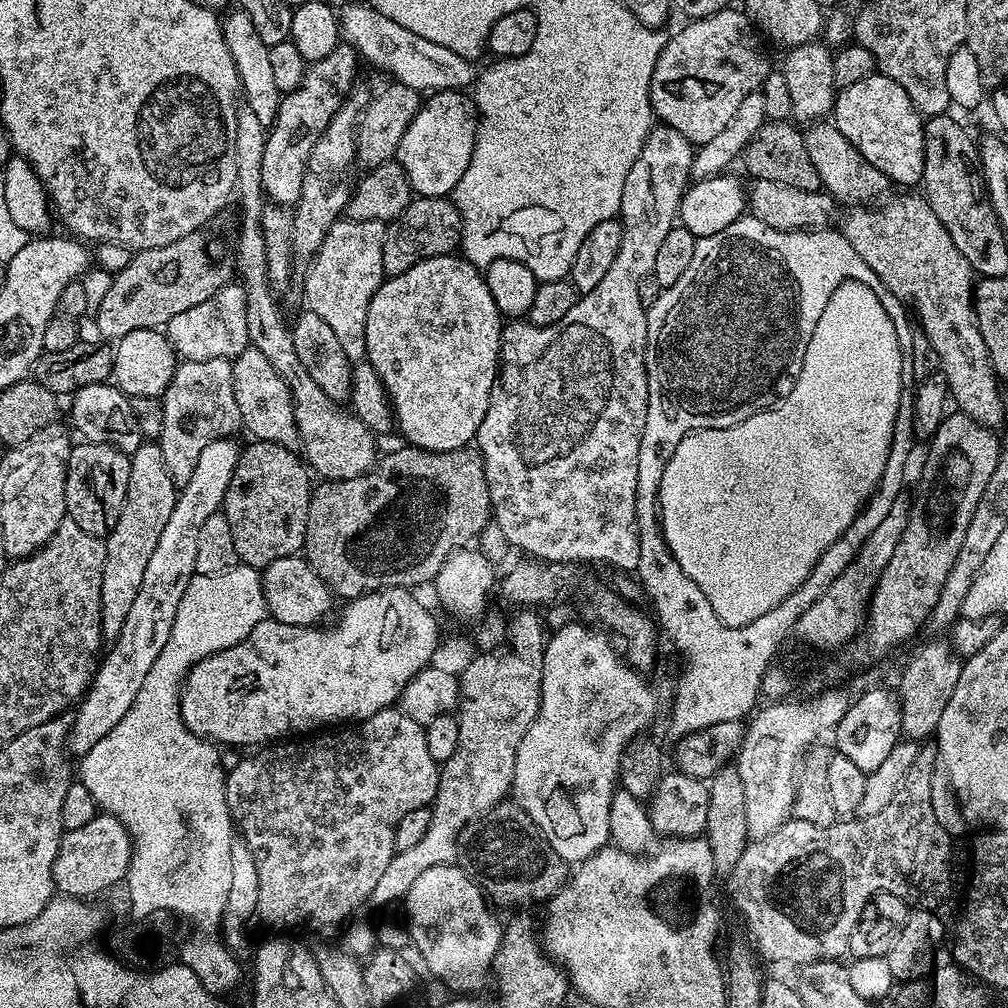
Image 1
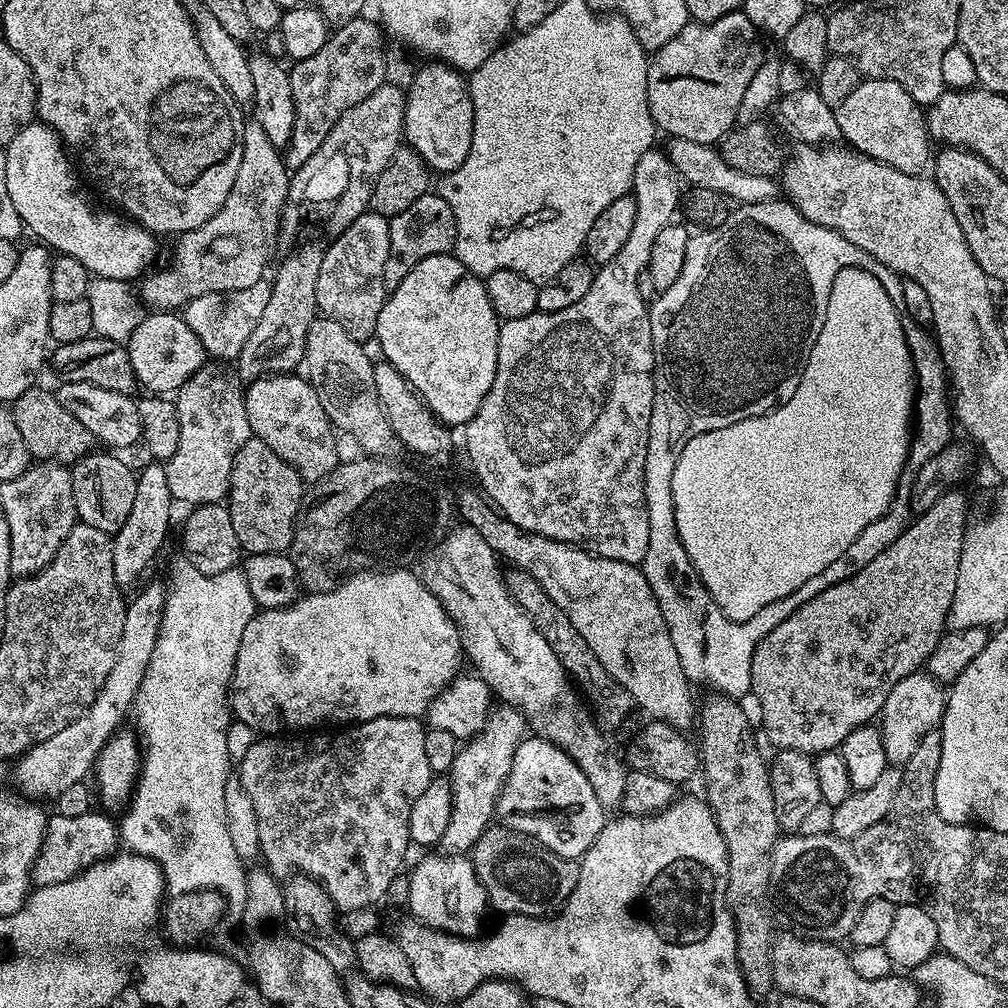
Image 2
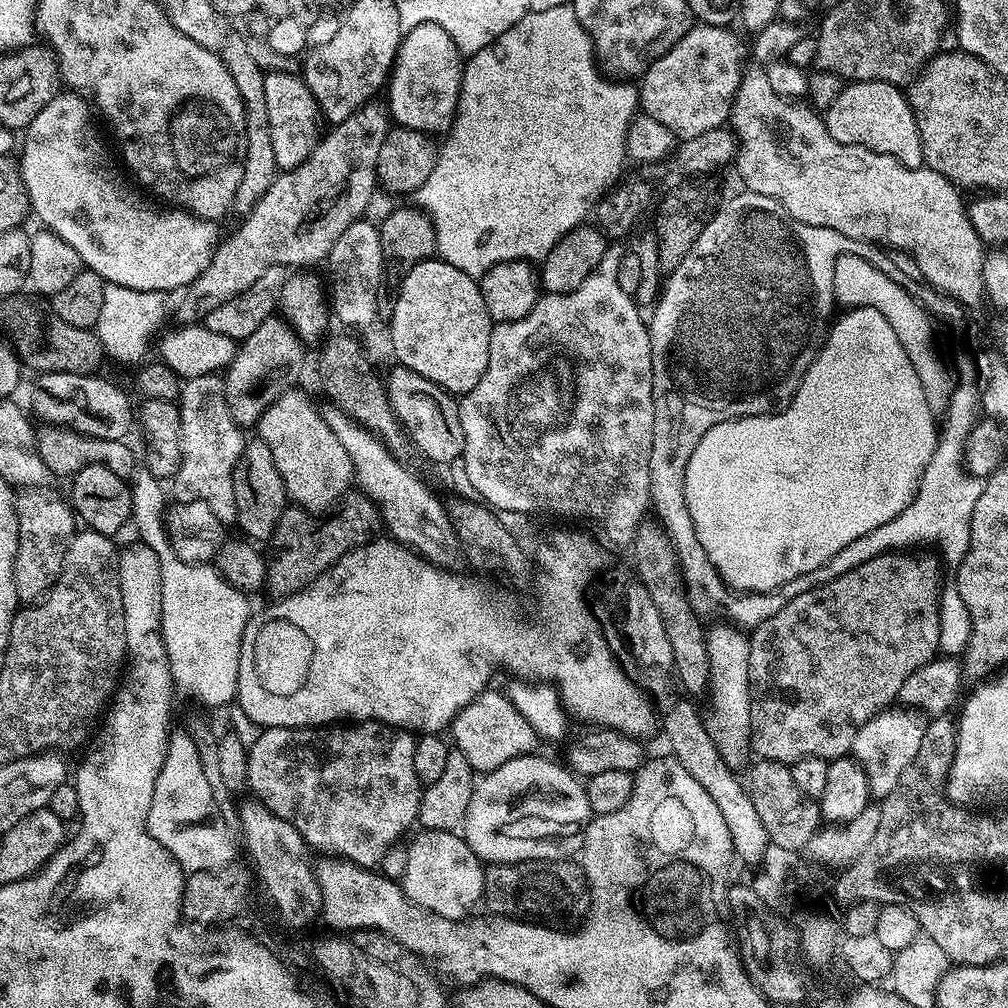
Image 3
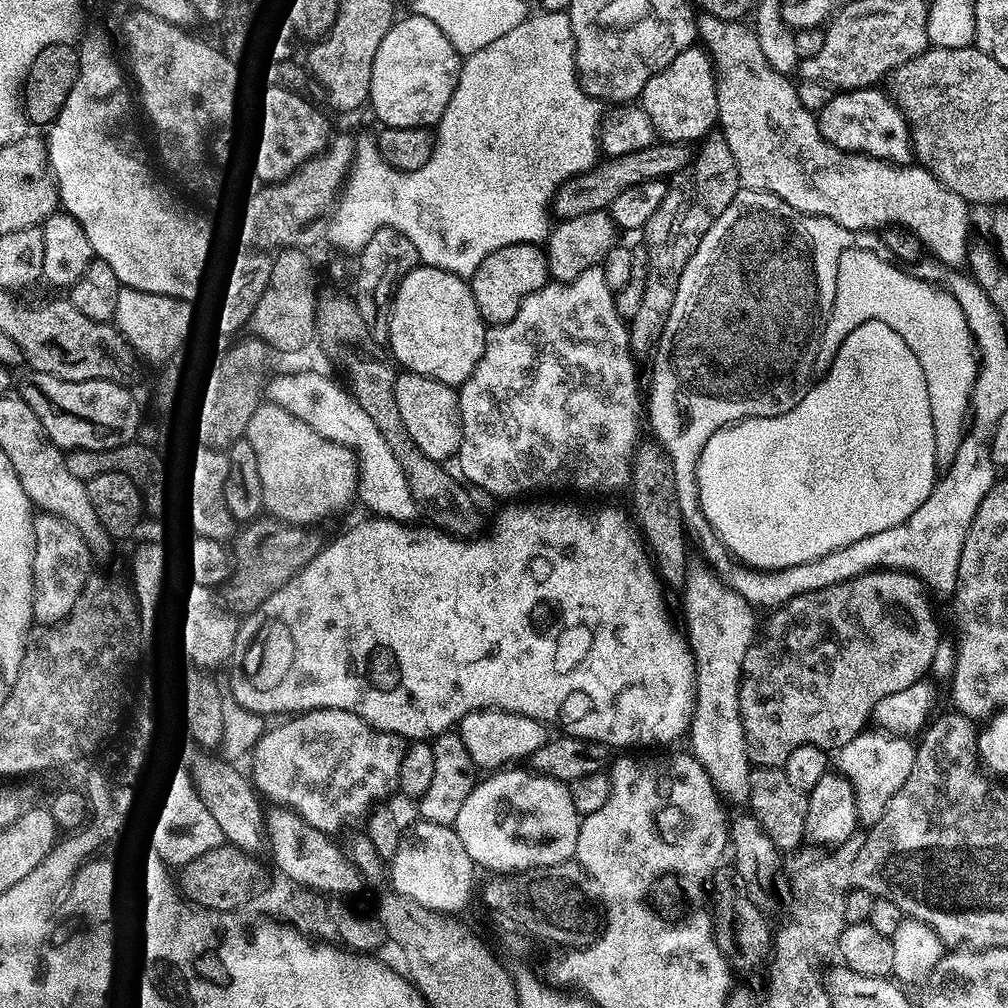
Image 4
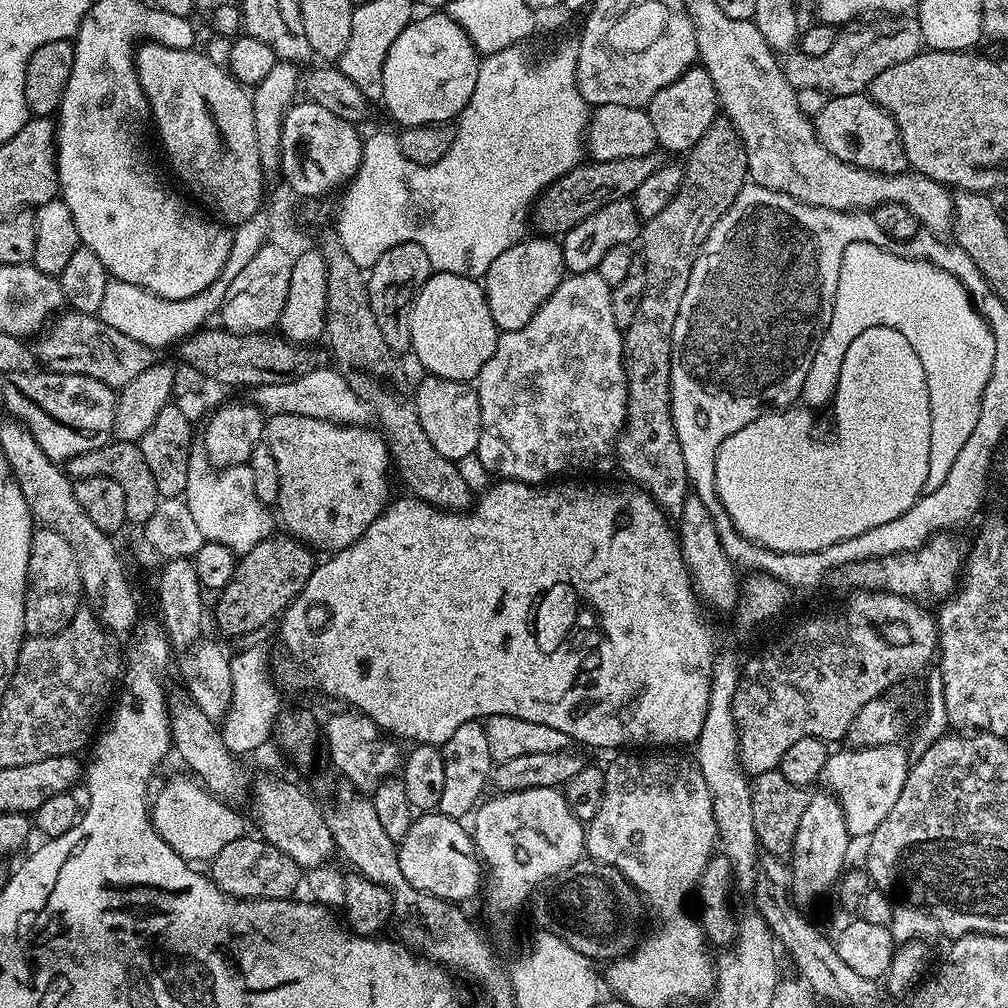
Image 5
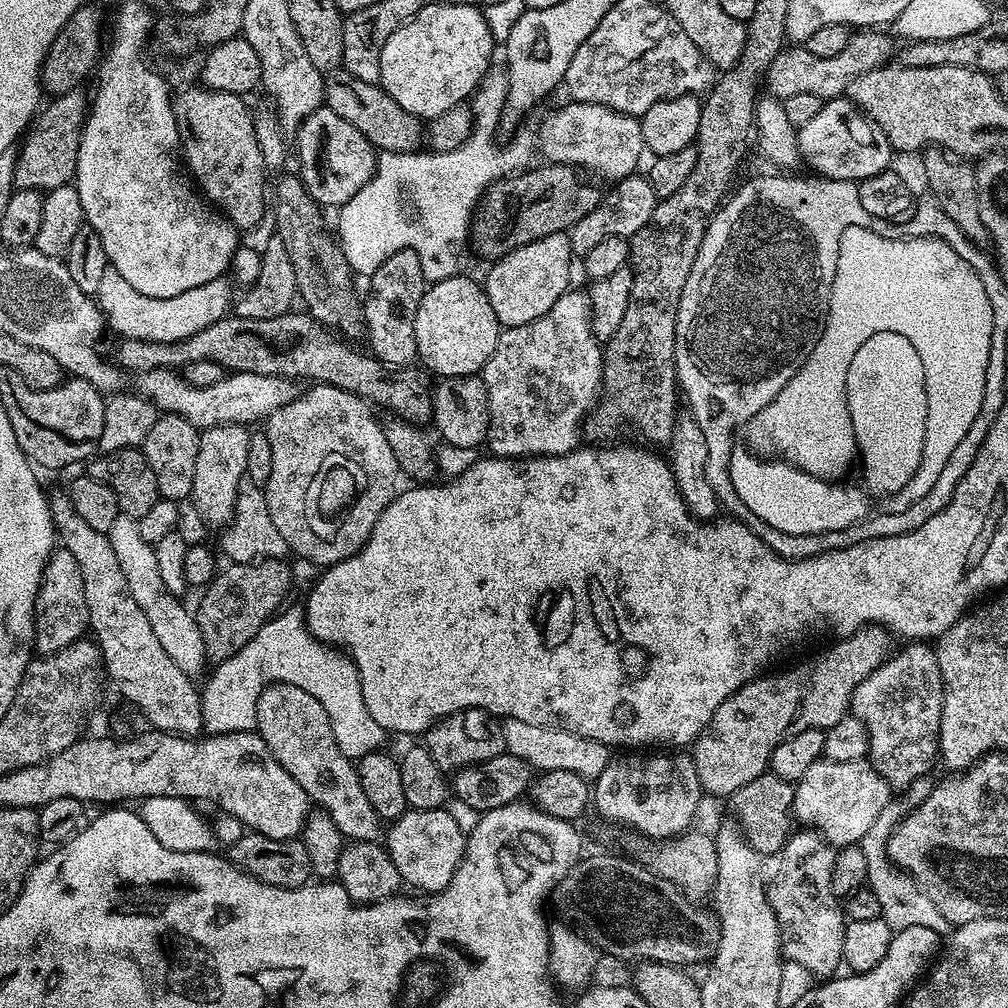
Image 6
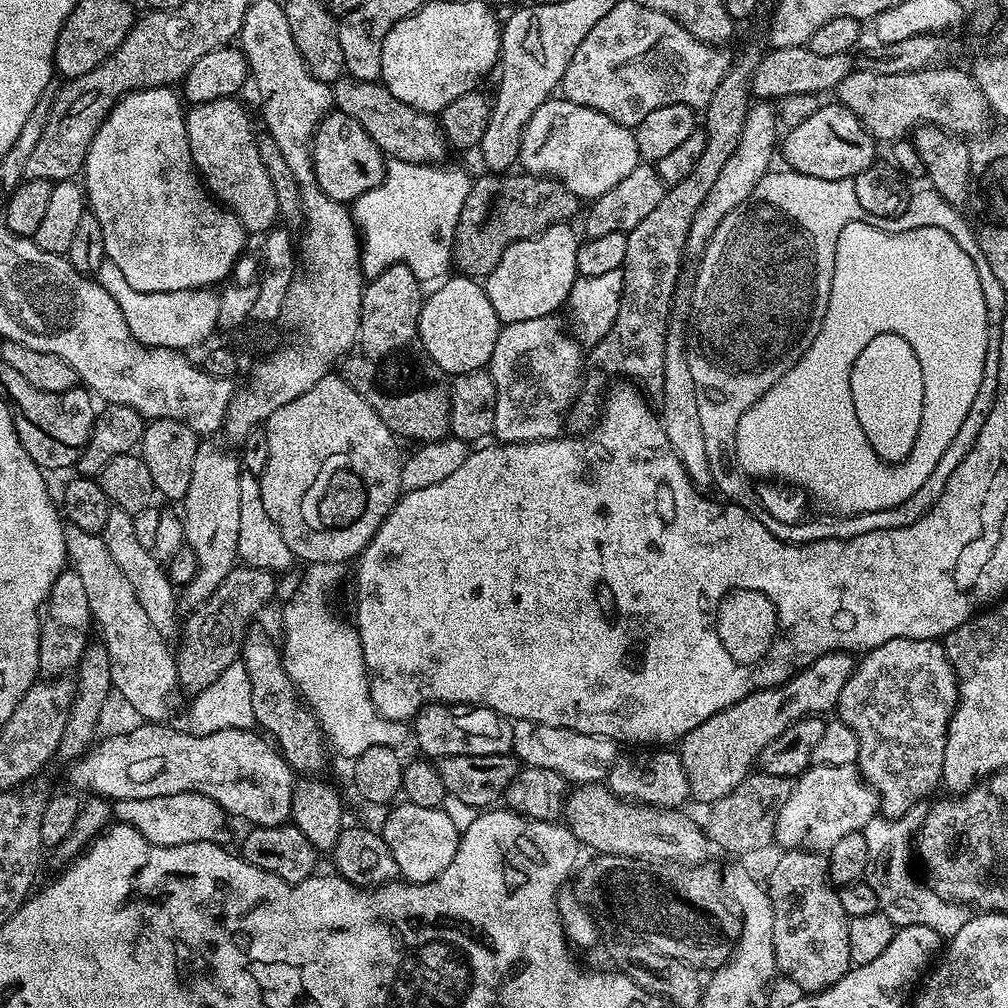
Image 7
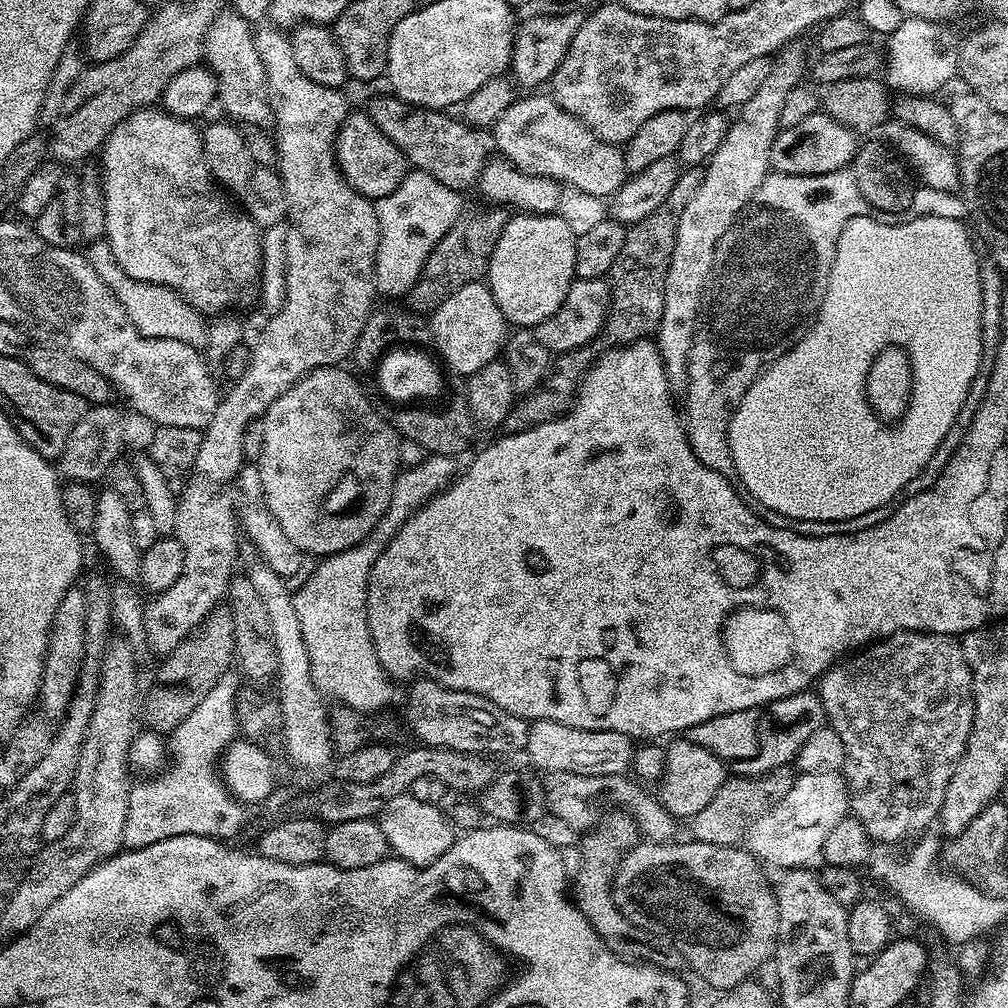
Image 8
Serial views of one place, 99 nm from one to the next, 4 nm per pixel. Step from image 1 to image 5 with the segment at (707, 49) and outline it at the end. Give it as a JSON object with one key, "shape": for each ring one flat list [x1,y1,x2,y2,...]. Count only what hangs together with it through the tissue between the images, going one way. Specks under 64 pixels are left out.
{"shape":[[693,66,674,82,670,82,670,86,658,90,658,94,654,94,654,98,647,104,646,111,650,123,654,125,657,145,665,153,687,154,692,151,698,138,702,138,702,134,706,134,706,130,710,130,712,123,718,119,714,82,704,67]]}

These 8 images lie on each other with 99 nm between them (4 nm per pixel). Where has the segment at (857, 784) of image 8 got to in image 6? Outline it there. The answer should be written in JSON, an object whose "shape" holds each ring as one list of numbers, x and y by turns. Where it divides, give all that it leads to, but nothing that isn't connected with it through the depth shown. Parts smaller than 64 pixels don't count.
{"shape":[[912,642,904,647,908,648,902,649,900,653,897,651,894,655,891,655,878,670,874,670,874,674,870,674,870,678,866,678,856,687,852,695,852,706,850,709,851,715,857,716,868,728,868,756,870,757,870,762,887,778,889,785,892,786,896,786,896,784,907,786,912,781,918,779,919,776,925,775,929,771,928,767,934,762,937,763,938,753,940,751,940,723,942,722,944,683,942,682,942,674,938,670,935,651,924,642]]}

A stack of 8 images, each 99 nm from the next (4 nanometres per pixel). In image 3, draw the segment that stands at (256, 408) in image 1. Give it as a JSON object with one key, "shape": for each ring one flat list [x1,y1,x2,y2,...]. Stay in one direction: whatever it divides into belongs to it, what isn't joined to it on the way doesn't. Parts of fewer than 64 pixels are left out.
{"shape":[[284,391,261,414,258,436,270,446,289,497,301,508,328,510,353,487,352,459,346,454,346,446,338,442,334,430,330,430,322,412,312,405,311,398,296,391]]}

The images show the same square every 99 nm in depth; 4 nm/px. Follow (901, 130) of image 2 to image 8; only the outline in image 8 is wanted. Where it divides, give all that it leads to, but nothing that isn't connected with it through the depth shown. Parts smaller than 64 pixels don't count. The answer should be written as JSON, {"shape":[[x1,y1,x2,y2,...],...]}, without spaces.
{"shape":[[818,110,810,114,810,118,805,118,803,122,798,122,798,126,781,128,779,134,774,138,774,146,770,146,771,171,781,172,787,176,817,176,818,174,830,174,837,172,839,168,848,168,853,163,858,147,857,133,851,132,846,126,834,122,834,118,824,115]]}

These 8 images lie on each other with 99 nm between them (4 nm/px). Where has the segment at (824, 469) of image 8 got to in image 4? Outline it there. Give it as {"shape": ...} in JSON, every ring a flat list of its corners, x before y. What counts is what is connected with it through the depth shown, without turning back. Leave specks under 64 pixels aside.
{"shape":[[857,248,846,250,842,258,838,258,836,297,816,355,816,368,823,370,830,367,850,330,868,320,881,320,886,322,886,326,898,330,898,334,902,334,904,341,914,350,914,358,918,358,922,374,926,374,930,418,934,418,936,462,947,466,952,462,966,431,978,353,959,299,916,276,907,276,903,271,903,267,893,262,882,262,882,258]]}

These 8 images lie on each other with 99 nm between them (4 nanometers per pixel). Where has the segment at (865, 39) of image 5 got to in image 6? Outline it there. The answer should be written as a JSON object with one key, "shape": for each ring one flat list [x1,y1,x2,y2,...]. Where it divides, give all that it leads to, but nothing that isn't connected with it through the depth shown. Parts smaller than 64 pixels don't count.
{"shape":[[857,31,850,42,846,42,846,50,834,54,834,58,817,58,802,46,785,47,778,58,770,62,766,73,767,89,781,102,794,94,818,94,823,101,843,97,854,78,862,78,862,74,870,74,870,70,883,68,893,59,898,44,895,44,897,41,891,35,888,37,884,32,887,31]]}

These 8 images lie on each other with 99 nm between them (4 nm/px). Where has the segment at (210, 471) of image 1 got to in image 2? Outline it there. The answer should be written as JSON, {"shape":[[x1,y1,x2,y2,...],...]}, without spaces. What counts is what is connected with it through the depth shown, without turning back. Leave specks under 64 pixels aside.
{"shape":[[163,583,148,584,133,600,127,601,122,622,122,638,118,642,114,670,104,683,104,689,94,698,94,702,66,730,58,730,48,740,38,742,15,761,15,787,25,797,54,798,70,786,81,783,84,775,93,771,102,746,116,735,124,719,129,719,133,711,136,695,142,686,146,666,150,666,150,654,154,654,154,642,158,641,158,630,162,626,166,588]]}

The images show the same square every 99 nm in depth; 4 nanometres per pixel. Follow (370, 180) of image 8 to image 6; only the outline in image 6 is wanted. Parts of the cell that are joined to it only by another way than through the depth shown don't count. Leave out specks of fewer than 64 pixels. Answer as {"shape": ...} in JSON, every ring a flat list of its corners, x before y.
{"shape":[[321,106,310,113,301,121,296,133,294,156,300,159,298,175,317,204,345,204,376,173,377,149,364,137,362,130,358,130,358,126,350,126,346,118,338,118,338,114,328,107]]}

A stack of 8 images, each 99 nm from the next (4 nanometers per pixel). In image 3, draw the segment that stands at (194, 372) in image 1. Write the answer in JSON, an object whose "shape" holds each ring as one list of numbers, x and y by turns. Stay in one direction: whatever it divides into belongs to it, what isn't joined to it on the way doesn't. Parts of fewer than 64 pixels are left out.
{"shape":[[196,374,191,379,185,379,178,397,182,418,182,466,171,481,170,496,177,504,206,502,221,524,232,526,236,524,232,473,236,471,236,463,243,457,246,432,231,416,224,376,202,375,206,374]]}

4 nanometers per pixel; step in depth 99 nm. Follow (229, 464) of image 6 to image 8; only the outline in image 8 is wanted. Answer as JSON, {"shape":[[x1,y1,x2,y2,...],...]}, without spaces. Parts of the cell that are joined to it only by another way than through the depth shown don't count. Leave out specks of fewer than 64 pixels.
{"shape":[[189,483,179,493,177,499,177,522,174,525,174,535,178,542,182,542,182,572,174,581,170,590,155,593,147,601,144,609,144,638,147,647,152,647,159,654,173,652,180,643,201,627,218,605,225,599,228,582,234,574,232,567,238,564,238,512,234,507,234,500,224,493,224,490,217,490,207,483]]}

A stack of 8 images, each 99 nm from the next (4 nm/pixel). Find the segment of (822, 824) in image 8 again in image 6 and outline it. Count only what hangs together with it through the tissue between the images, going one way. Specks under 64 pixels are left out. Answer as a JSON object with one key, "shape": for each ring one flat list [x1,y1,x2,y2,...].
{"shape":[[821,758,802,774,802,778,795,781,796,793,792,810,797,821,801,825,811,826,816,829,829,844,833,846,856,846,859,845,860,839,874,826,874,818,882,814,882,806,890,799,890,785,882,773,876,769,875,765,867,759,855,760,854,762,834,762,827,758]]}

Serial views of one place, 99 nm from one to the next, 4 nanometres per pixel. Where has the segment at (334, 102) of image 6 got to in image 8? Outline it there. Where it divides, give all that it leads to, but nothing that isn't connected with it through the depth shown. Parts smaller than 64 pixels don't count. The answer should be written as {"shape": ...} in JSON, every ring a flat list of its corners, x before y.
{"shape":[[395,95,376,96,366,105,368,117,404,152,409,165,415,171,430,174,442,186,465,190,477,183,480,172,486,163,484,144,480,141,481,133,456,120,444,110,435,108,417,108,401,102]]}

